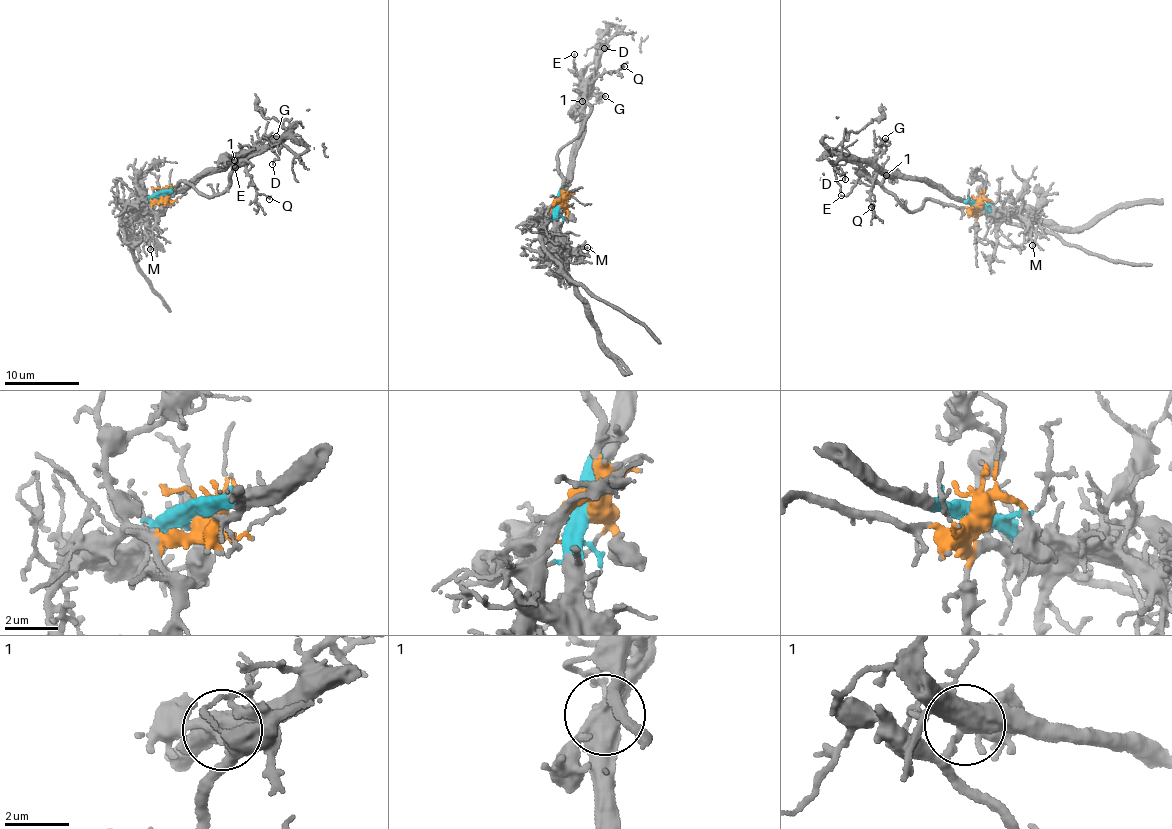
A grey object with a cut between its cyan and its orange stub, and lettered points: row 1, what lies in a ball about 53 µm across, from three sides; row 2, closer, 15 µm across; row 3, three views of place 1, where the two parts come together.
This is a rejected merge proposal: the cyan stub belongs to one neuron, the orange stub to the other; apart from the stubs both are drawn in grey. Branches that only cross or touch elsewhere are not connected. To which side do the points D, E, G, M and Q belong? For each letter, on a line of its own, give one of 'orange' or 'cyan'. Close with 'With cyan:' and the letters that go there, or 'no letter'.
D: orange
E: orange
G: cyan
M: cyan
Q: cyan
With cyan: G, M, Q

